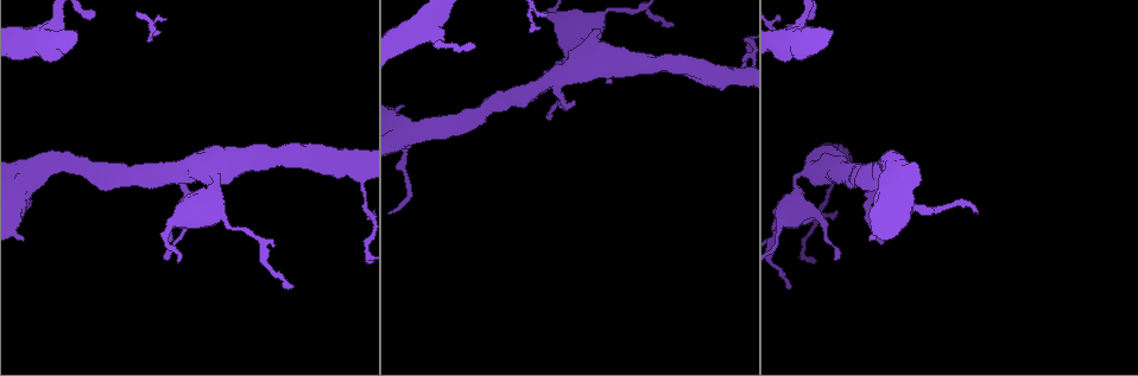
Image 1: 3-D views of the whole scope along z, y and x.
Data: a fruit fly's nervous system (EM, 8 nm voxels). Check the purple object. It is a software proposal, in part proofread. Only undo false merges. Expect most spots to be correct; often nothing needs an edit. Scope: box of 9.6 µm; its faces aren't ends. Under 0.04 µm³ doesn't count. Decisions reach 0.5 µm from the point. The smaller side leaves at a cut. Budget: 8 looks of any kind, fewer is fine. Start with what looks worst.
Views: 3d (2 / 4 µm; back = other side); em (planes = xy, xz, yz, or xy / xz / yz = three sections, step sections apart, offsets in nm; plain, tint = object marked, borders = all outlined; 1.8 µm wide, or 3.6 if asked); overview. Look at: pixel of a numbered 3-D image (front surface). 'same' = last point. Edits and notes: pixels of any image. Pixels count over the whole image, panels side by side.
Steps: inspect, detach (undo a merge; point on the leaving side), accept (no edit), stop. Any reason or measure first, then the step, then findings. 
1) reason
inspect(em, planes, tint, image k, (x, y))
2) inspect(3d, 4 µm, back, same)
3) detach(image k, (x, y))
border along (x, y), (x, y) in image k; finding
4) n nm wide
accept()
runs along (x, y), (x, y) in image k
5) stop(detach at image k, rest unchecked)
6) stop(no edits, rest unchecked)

thick turns thin
inspect(em, planes, tint, image 1, (586, 33))

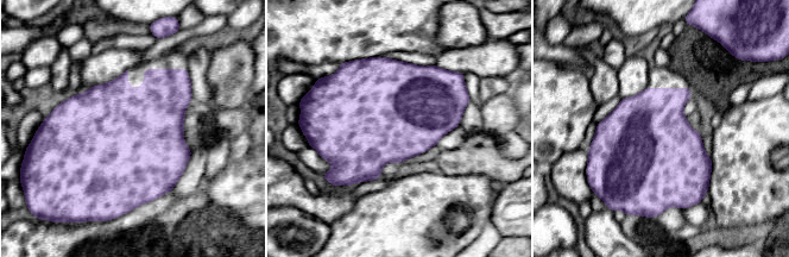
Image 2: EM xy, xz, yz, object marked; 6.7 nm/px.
accept()
all the same cell

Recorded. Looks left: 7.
sudden change in width
inspect(em, 3.6 µm, planes, tint, image 1, (50, 27))

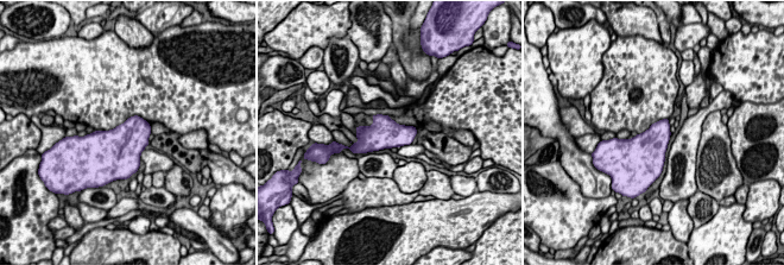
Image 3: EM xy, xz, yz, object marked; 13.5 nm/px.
400 nm wide
accept()
continuous, no second cell

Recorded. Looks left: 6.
inspect(em, 3.6 µm, planes, tint, image 1, (895, 182))

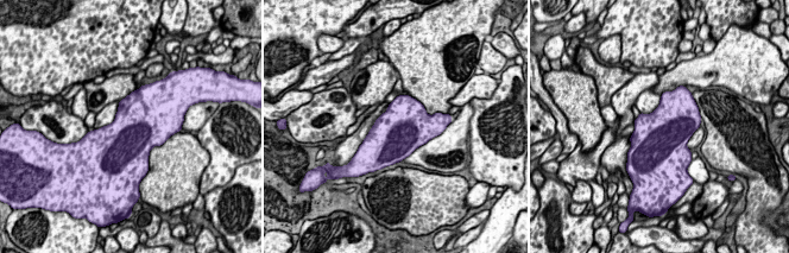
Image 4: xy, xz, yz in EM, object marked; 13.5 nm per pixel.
accept()
one cell here

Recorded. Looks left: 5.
stop(no edits, rest unchecked)

